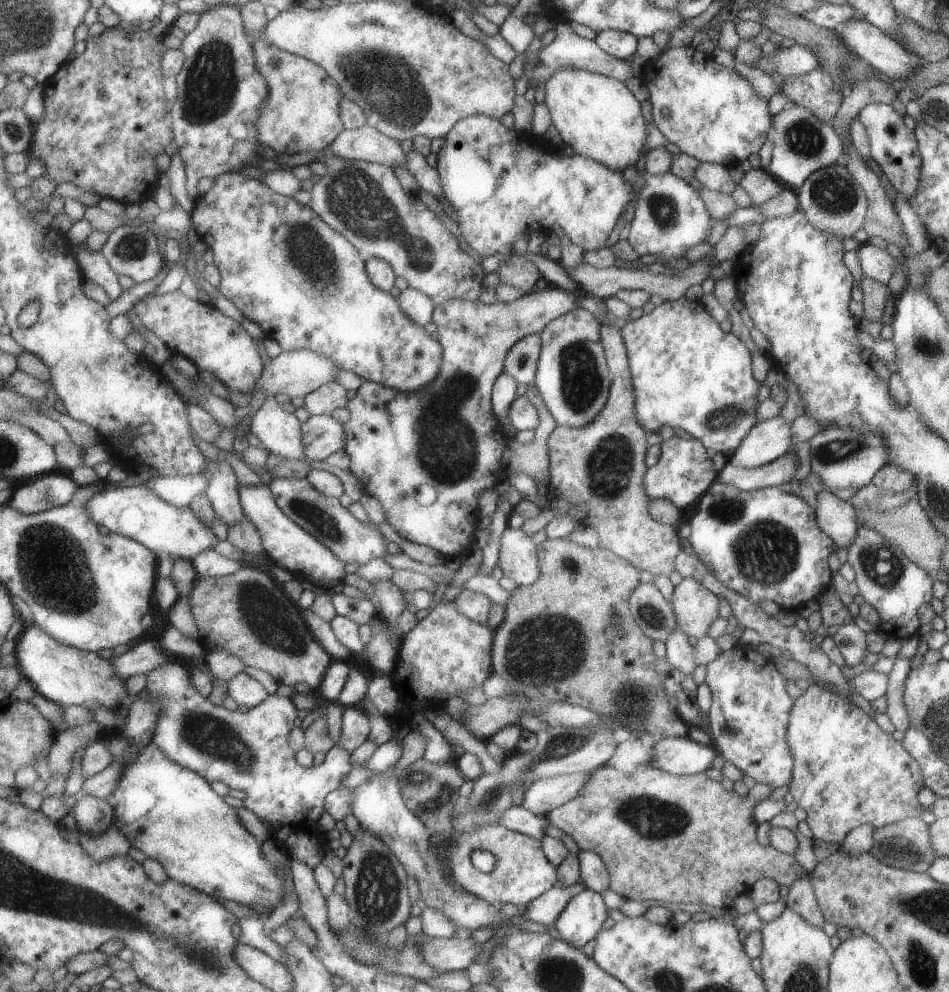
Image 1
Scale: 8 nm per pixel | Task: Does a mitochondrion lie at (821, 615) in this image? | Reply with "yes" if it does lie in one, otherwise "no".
no

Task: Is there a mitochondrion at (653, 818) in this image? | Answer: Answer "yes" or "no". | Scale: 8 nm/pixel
yes

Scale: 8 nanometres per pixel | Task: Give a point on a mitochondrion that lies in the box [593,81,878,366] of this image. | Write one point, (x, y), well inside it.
(834, 194)

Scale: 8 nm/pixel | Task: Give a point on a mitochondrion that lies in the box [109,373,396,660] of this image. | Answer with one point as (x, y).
(260, 612)

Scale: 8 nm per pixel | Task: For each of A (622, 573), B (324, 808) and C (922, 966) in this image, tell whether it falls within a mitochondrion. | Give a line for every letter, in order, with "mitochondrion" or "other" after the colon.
A: other
B: other
C: mitochondrion

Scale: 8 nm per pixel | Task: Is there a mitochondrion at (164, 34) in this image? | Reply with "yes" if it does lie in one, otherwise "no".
no

